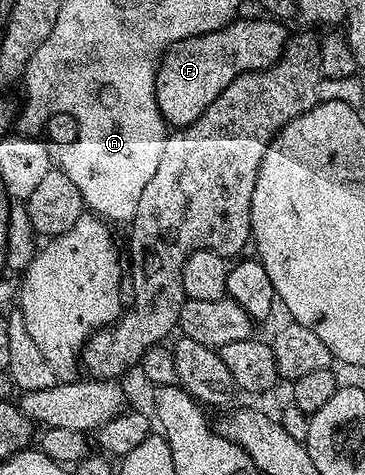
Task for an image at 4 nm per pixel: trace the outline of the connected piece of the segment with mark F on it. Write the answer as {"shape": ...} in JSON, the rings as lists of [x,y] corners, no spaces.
{"shape":[[[267,16],[243,17],[236,17],[234,22],[216,30],[181,40],[164,52],[155,77],[155,95],[157,108],[168,127],[193,124],[237,76],[269,68],[281,57],[289,37],[289,30],[283,27],[286,25]]]}

